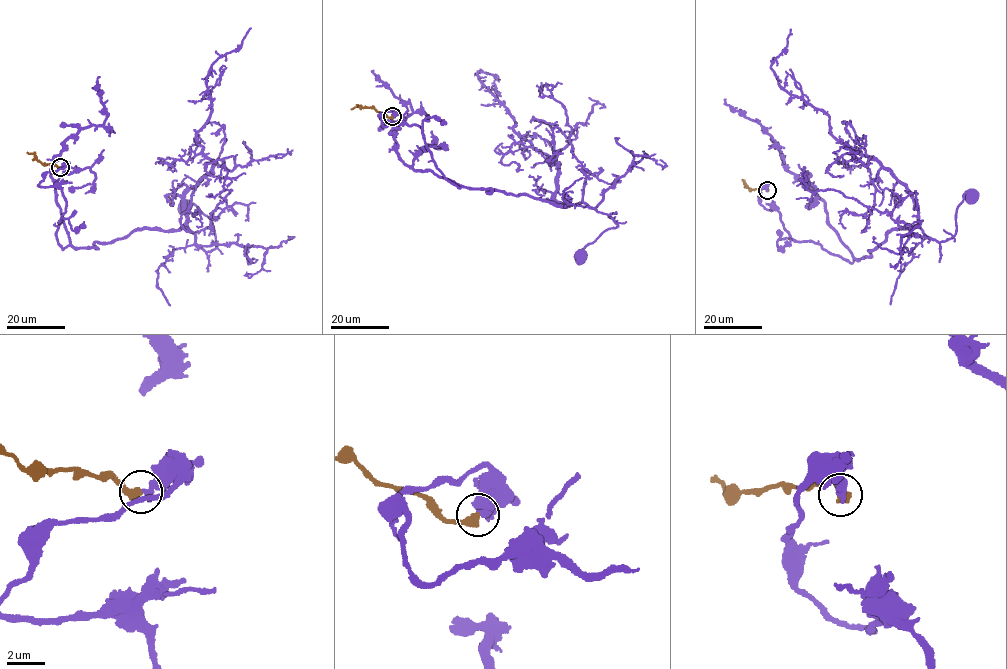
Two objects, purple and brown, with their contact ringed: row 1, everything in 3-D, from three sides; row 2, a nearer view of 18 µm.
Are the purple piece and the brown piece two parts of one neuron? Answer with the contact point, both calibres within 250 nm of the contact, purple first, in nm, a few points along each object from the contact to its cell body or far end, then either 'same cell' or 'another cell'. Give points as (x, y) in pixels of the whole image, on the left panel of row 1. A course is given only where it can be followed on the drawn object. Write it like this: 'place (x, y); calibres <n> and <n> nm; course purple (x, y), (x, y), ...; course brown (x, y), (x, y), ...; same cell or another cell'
place (60, 167); calibres 440 and 460 nm; course purple (60, 167), (38, 185), (61, 191), (63, 249), (185, 226), (209, 252), (212, 221), (184, 206); course brown (60, 167), (41, 163), (33, 153), (27, 152); another cell

